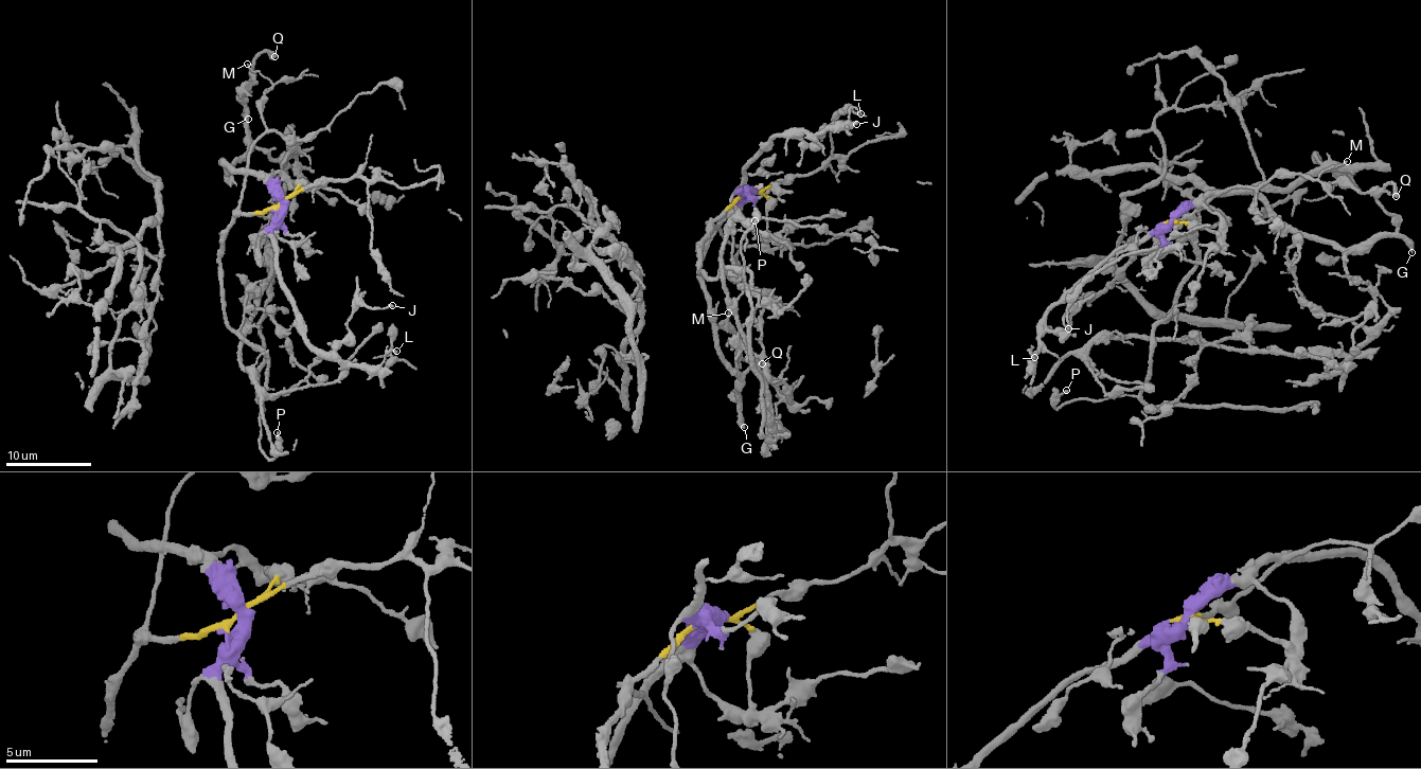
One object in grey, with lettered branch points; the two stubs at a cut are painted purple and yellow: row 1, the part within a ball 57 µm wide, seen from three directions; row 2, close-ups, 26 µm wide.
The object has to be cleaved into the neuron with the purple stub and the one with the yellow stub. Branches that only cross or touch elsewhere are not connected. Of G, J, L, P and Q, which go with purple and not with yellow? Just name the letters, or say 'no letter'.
G, J, L, Q

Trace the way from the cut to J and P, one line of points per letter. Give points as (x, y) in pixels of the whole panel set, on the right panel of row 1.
J: (1170, 222), (1118, 247), (1064, 292), (1047, 314), (1046, 328), (1069, 329), (1072, 311), (1063, 320), (1068, 329)
P: (1170, 221), (1191, 220), (1196, 267), (1154, 331), (1150, 380), (1136, 396), (1071, 399), (1053, 407), (1067, 391)

